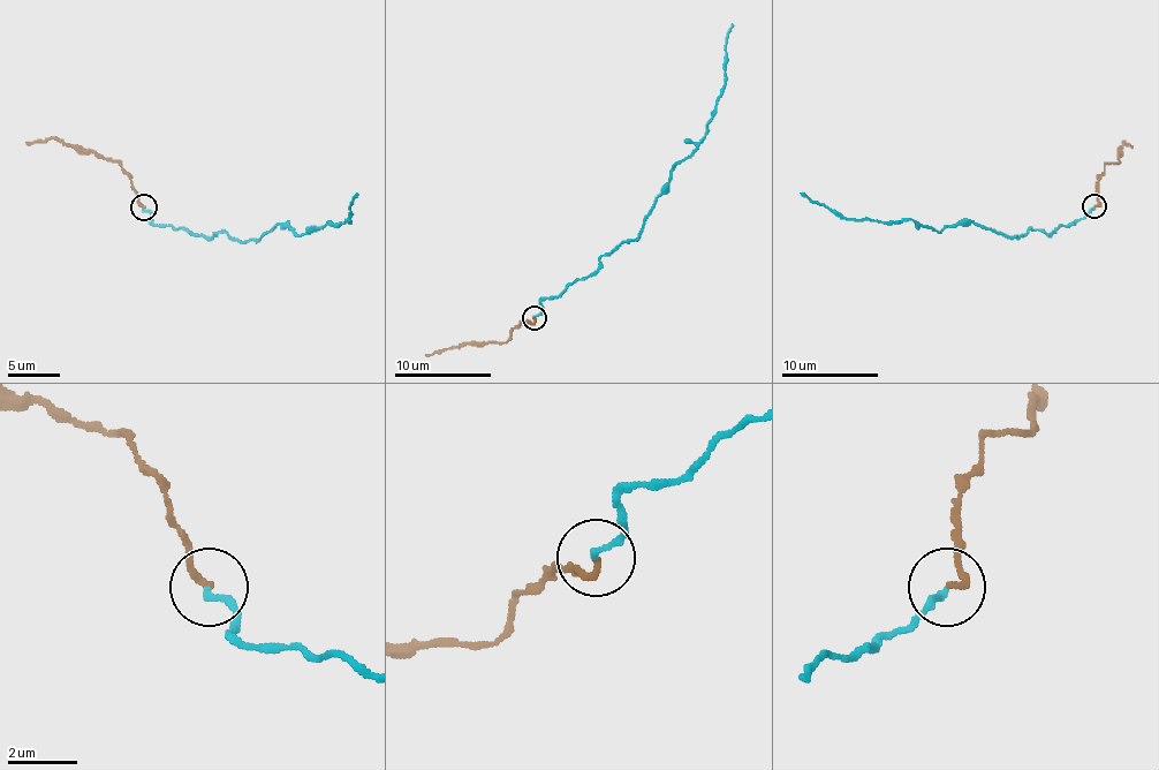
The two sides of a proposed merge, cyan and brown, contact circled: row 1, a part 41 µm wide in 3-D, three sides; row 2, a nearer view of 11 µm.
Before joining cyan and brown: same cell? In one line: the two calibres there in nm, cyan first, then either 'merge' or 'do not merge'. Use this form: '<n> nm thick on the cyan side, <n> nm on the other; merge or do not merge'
180 nm thick on the cyan side, 200 nm on the other; merge

